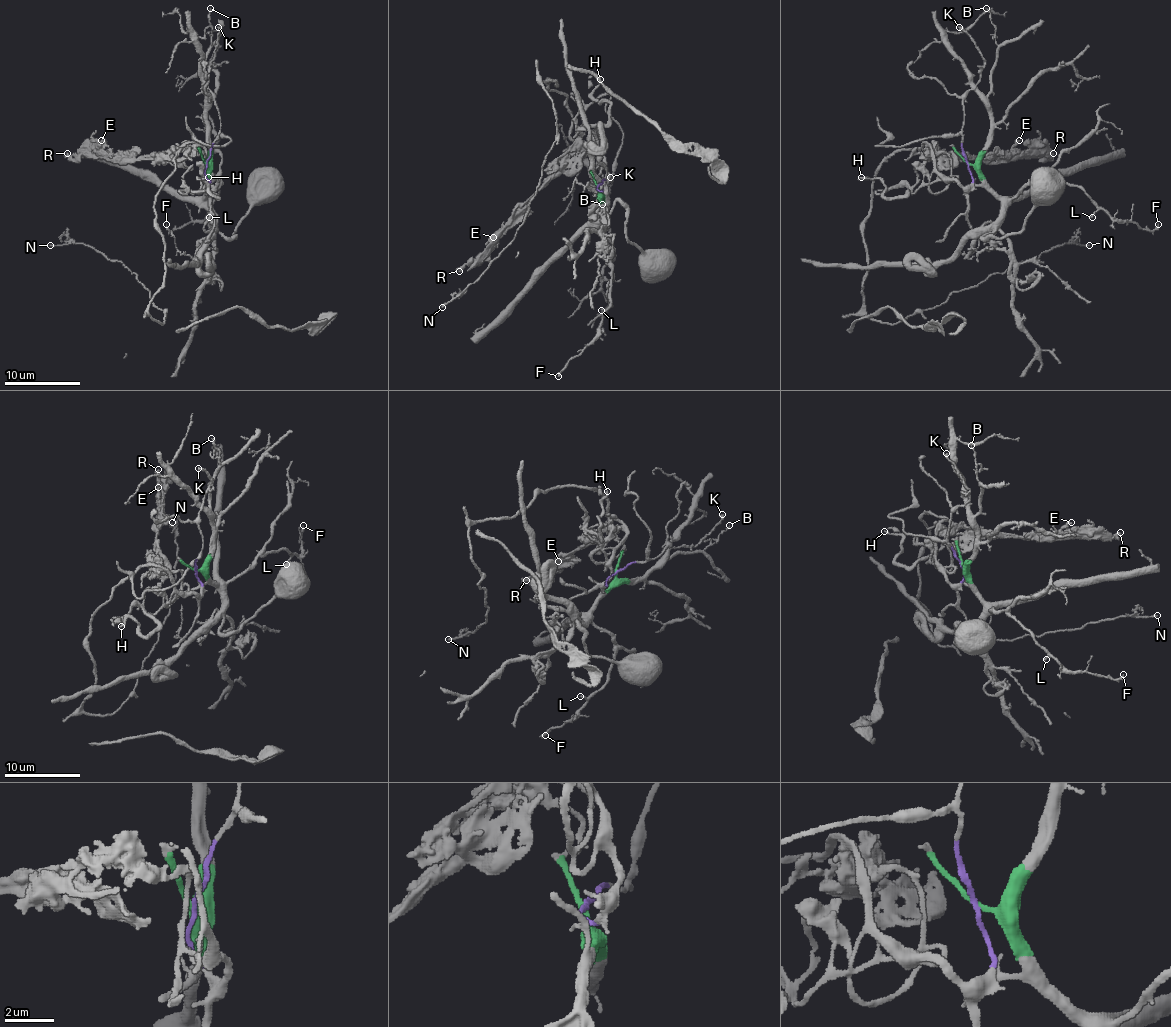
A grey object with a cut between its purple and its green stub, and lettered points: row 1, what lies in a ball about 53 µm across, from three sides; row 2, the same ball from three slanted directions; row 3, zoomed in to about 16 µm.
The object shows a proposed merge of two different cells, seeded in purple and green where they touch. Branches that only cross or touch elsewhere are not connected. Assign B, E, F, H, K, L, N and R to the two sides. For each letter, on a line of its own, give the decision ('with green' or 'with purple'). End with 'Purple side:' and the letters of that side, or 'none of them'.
B: with green
E: with purple
F: with green
H: with purple
K: with purple
L: with green
N: with purple
R: with purple
Purple side: E, H, K, N, R

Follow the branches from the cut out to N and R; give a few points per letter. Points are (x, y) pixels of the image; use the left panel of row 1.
N: (206, 163), (214, 187), (185, 142), (153, 206), (148, 312), (165, 322), (121, 261), (49, 244)
R: (206, 163), (206, 180), (214, 187), (216, 182), (204, 176), (204, 153), (150, 153), (136, 159), (66, 153)

